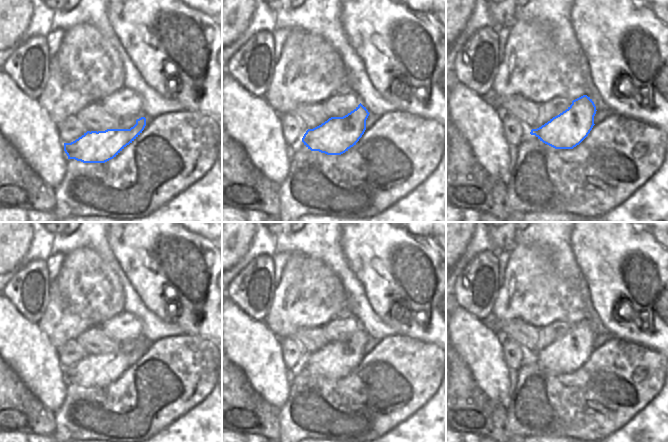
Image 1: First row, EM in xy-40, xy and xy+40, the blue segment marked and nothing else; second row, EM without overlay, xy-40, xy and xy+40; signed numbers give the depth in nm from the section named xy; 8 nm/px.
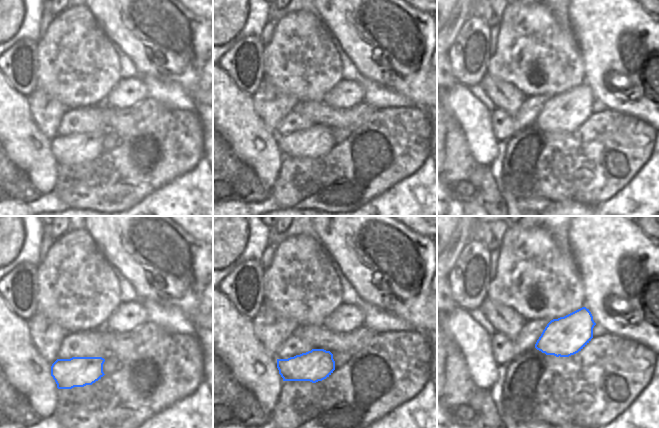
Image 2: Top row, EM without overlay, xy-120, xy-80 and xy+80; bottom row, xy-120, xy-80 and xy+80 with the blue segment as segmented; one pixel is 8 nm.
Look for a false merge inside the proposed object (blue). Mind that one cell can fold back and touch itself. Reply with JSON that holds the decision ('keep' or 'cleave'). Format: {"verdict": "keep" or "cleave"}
{"verdict": "keep"}

